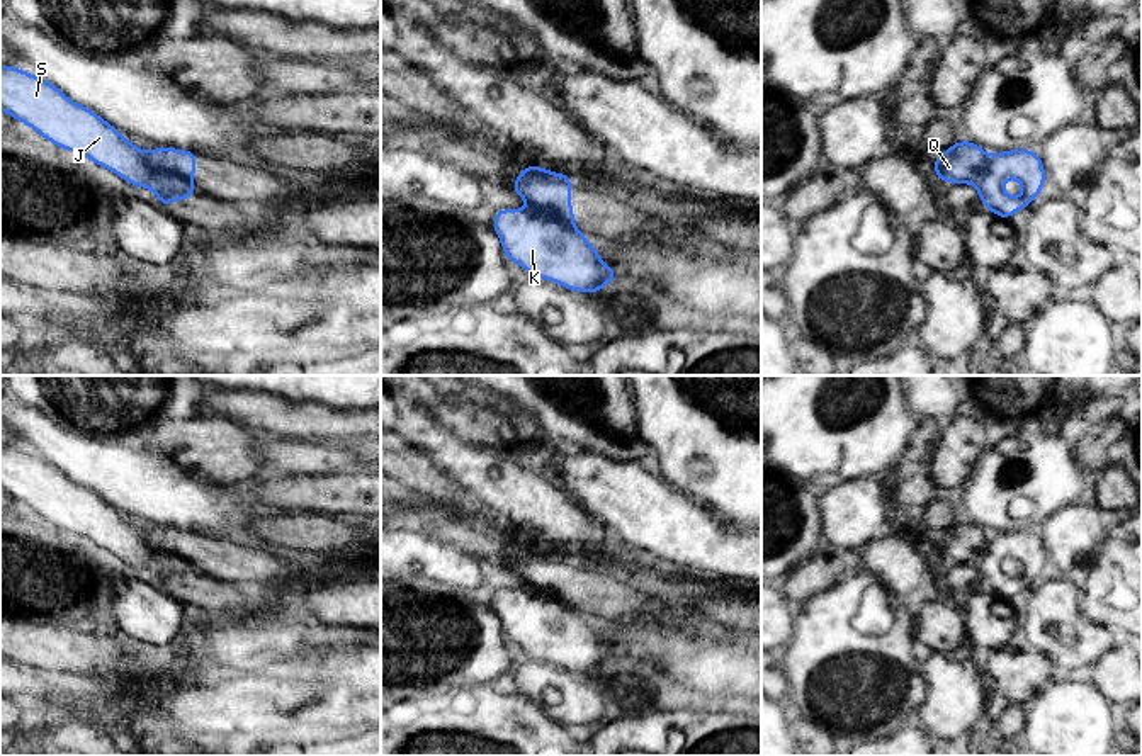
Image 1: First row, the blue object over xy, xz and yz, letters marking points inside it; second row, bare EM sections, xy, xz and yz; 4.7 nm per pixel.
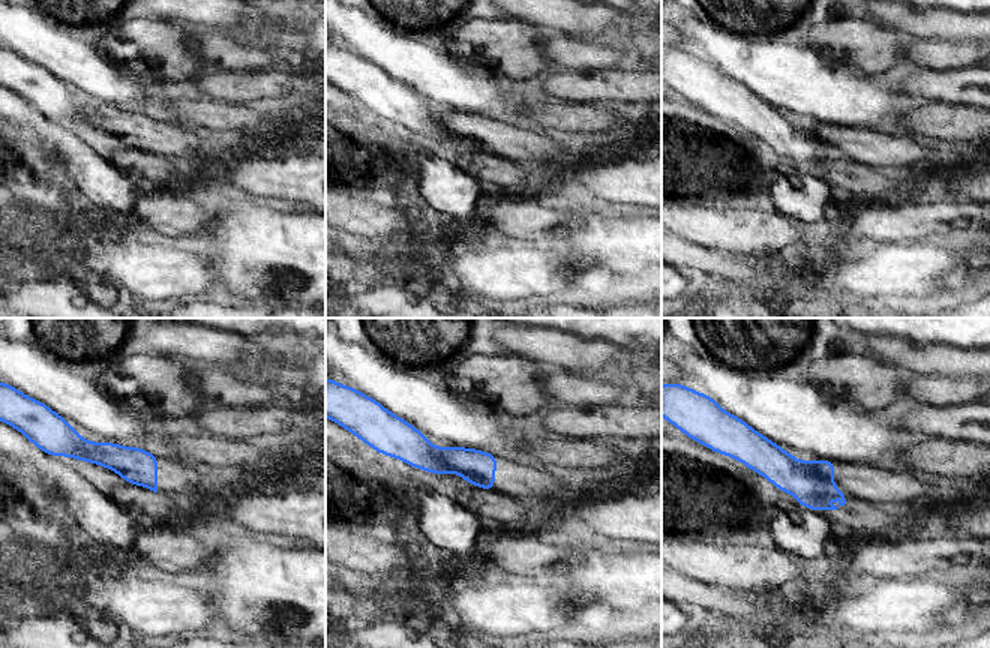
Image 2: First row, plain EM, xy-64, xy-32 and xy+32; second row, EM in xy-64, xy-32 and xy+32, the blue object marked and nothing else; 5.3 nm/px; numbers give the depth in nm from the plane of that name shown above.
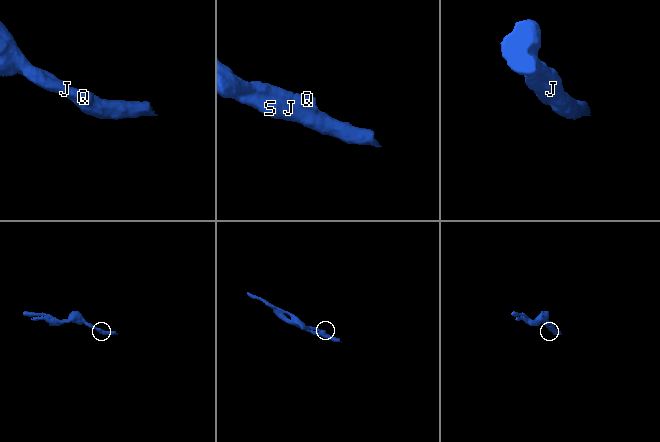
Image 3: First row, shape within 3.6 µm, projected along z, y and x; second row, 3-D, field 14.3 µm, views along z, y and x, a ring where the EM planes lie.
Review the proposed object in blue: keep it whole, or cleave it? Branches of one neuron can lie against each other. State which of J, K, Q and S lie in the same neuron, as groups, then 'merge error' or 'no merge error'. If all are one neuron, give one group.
J K S / Q | merge error

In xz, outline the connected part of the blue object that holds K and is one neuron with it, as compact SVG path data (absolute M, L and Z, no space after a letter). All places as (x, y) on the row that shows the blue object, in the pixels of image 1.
M500 209L493 216L503 253L532 277L552 280L583 294L600 292L619 274L602 263L586 236L557 217L529 209Z

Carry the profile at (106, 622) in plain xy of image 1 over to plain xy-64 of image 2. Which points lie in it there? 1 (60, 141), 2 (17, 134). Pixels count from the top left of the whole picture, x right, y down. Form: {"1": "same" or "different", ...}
{"1": "different", "2": "same"}

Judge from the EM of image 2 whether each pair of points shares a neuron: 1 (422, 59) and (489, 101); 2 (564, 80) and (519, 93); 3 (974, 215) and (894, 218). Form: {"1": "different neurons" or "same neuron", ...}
{"1": "same neuron", "2": "different neurons", "3": "same neuron"}

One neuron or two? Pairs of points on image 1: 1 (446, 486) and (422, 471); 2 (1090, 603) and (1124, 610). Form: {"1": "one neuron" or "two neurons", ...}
{"1": "one neuron", "2": "one neuron"}

